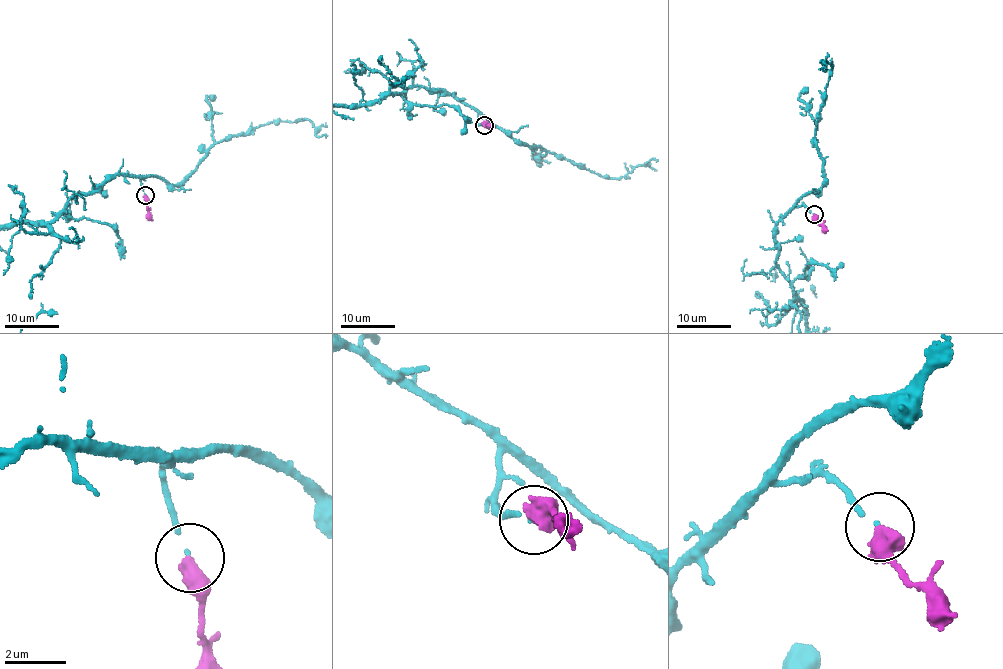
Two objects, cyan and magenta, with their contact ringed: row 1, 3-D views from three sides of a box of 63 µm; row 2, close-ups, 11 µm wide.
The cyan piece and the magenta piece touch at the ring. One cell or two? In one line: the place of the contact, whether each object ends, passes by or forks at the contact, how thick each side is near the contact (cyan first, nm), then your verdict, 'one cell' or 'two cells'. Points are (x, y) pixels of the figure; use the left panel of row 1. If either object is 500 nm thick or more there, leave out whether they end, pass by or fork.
at (145, 195); 90 nm thick on the cyan side, 500 nm on the other; one cell

